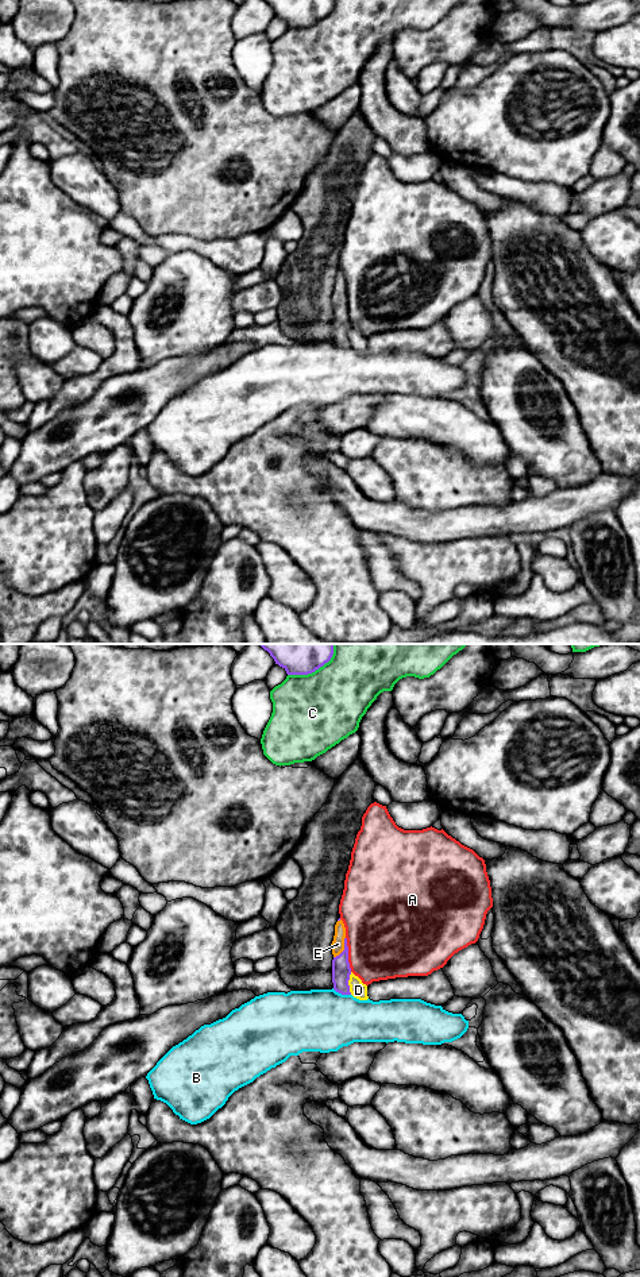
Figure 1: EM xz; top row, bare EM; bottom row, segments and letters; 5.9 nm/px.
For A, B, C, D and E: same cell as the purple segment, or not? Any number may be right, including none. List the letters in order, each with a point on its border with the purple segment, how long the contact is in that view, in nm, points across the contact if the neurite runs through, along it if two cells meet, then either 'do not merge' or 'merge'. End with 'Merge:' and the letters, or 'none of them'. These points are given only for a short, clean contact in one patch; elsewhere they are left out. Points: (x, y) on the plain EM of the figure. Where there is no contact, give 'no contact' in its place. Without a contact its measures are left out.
A: xz (347, 307) | 220 nm | do not merge
B: xz (342, 346) | 120 nm | do not merge
C: xz (313, 23) | 320 nm | do not merge
D: xz (347, 335) | 140 nm | do not merge
E: xz (344, 300) | 140 nm | across xz (340, 319), (344, 300), (338, 296) | merge
Merge: E

